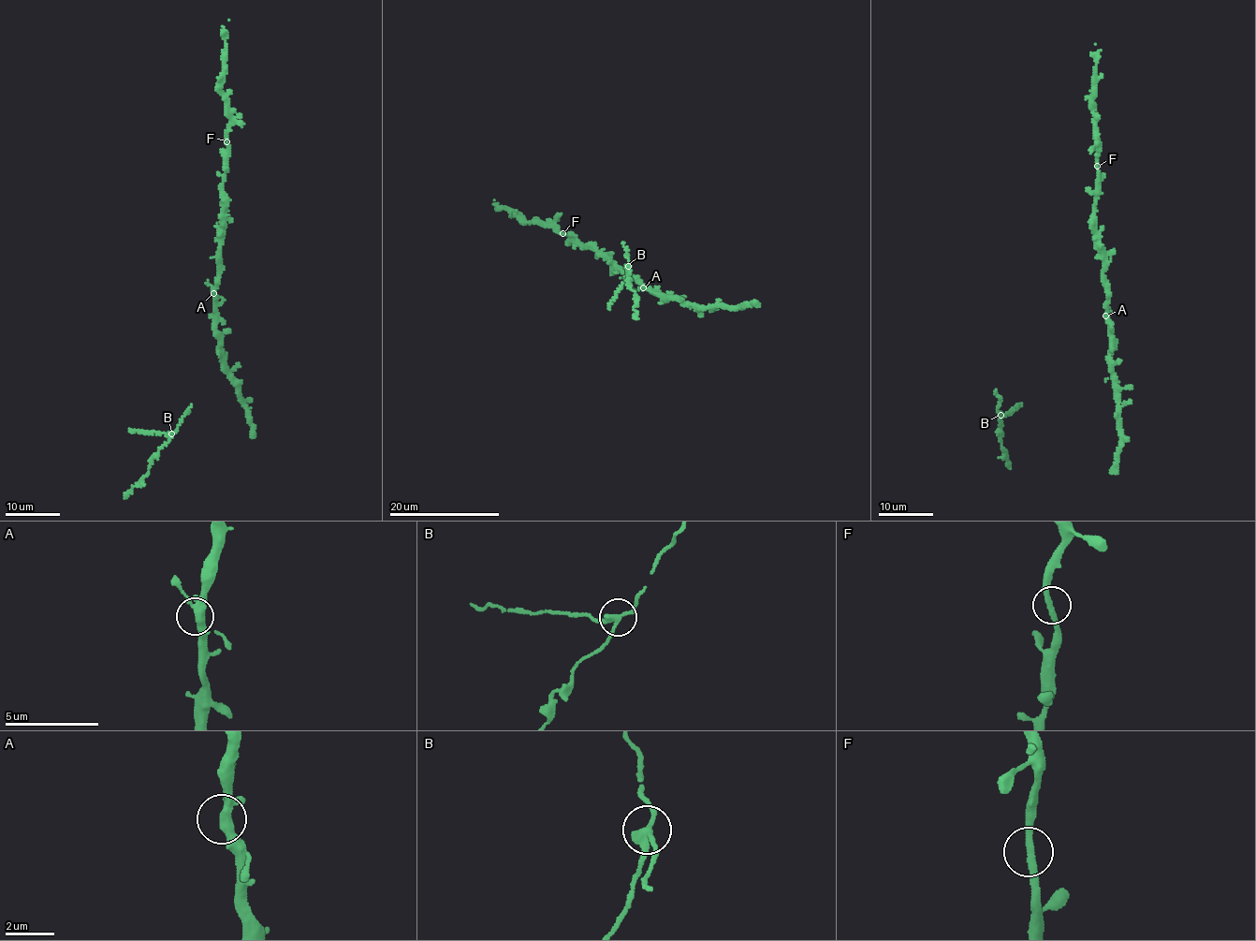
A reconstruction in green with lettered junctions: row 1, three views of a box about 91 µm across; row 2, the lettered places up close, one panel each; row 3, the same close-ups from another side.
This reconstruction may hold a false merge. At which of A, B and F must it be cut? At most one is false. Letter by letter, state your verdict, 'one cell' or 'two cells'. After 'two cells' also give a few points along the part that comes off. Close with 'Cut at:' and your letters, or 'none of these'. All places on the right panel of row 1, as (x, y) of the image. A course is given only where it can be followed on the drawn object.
A: one cell
B: two cells; course (1000, 415), (1012, 412), (1021, 404)
F: one cell
Cut at: B

